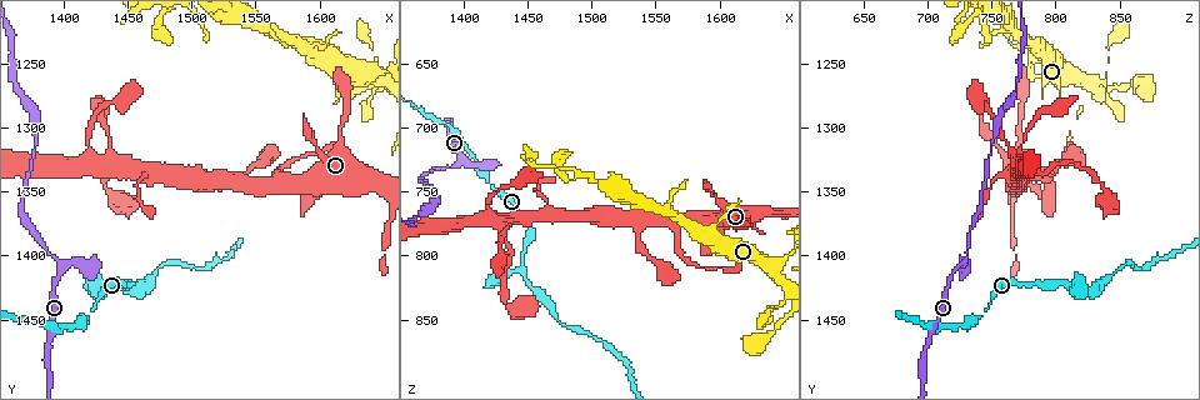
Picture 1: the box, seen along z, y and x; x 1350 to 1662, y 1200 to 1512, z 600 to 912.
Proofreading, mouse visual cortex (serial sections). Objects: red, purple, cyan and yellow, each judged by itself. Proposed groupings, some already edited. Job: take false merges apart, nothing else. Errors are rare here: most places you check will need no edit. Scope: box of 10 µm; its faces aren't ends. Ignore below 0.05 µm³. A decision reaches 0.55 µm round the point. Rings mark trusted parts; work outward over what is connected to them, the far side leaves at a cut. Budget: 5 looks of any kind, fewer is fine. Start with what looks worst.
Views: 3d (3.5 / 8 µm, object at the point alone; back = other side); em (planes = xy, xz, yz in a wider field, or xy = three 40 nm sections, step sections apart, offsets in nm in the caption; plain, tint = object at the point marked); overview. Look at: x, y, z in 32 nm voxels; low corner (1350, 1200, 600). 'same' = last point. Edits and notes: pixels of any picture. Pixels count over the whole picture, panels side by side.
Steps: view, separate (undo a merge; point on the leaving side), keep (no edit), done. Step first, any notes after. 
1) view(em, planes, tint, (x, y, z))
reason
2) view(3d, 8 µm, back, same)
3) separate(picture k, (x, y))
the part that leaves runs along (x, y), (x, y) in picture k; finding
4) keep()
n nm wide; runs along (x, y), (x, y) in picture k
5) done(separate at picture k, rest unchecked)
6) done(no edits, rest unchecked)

view(3d, 3.5 µm, back, (1400, 1408, 724))
sharp bend

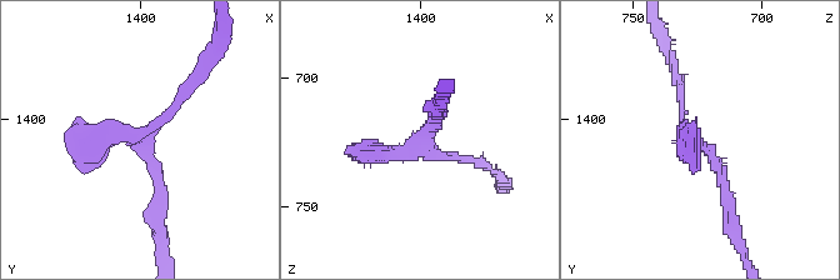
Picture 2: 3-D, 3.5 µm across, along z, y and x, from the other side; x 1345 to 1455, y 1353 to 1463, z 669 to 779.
view(em, xy, step 1, tint, (1399, 1408, 727))
now the EM

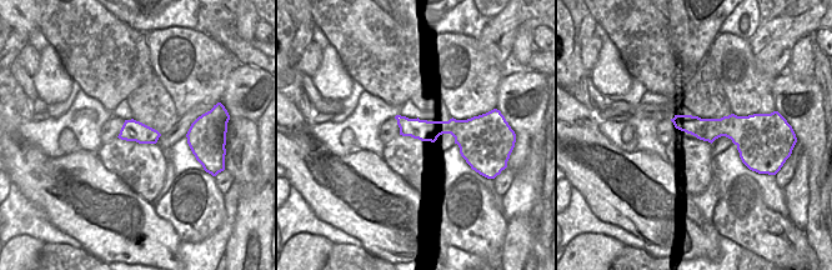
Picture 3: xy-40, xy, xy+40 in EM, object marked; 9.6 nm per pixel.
keep()
200 nm wide; runs along (676, 119), (698, 128), (750, 128) in picture 3; one cell here

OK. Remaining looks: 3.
view(3d, 3.5 µm, (1472, 1410, 850))
narrows sharply

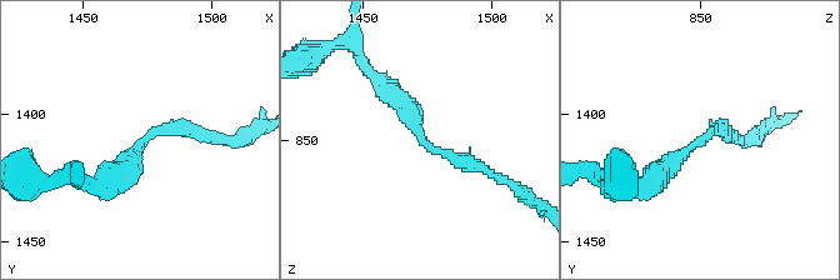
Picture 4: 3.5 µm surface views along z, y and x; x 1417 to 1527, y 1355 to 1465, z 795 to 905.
view(em, xy, step 2, tint, (1471, 1411, 850))
arms of 200, 300 nm; need the tissue

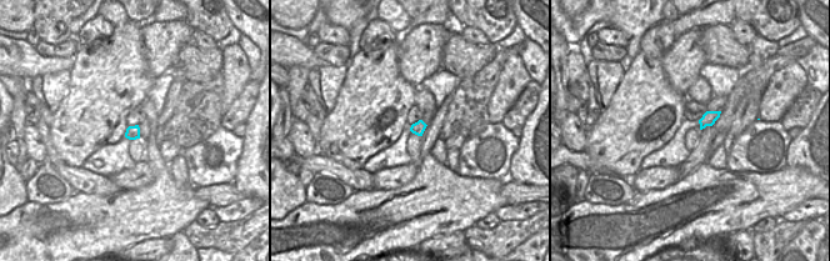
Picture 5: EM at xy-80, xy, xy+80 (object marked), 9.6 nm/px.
keep()
continuous, no second cell

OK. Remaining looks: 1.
done(no edits, rest unchecked)

